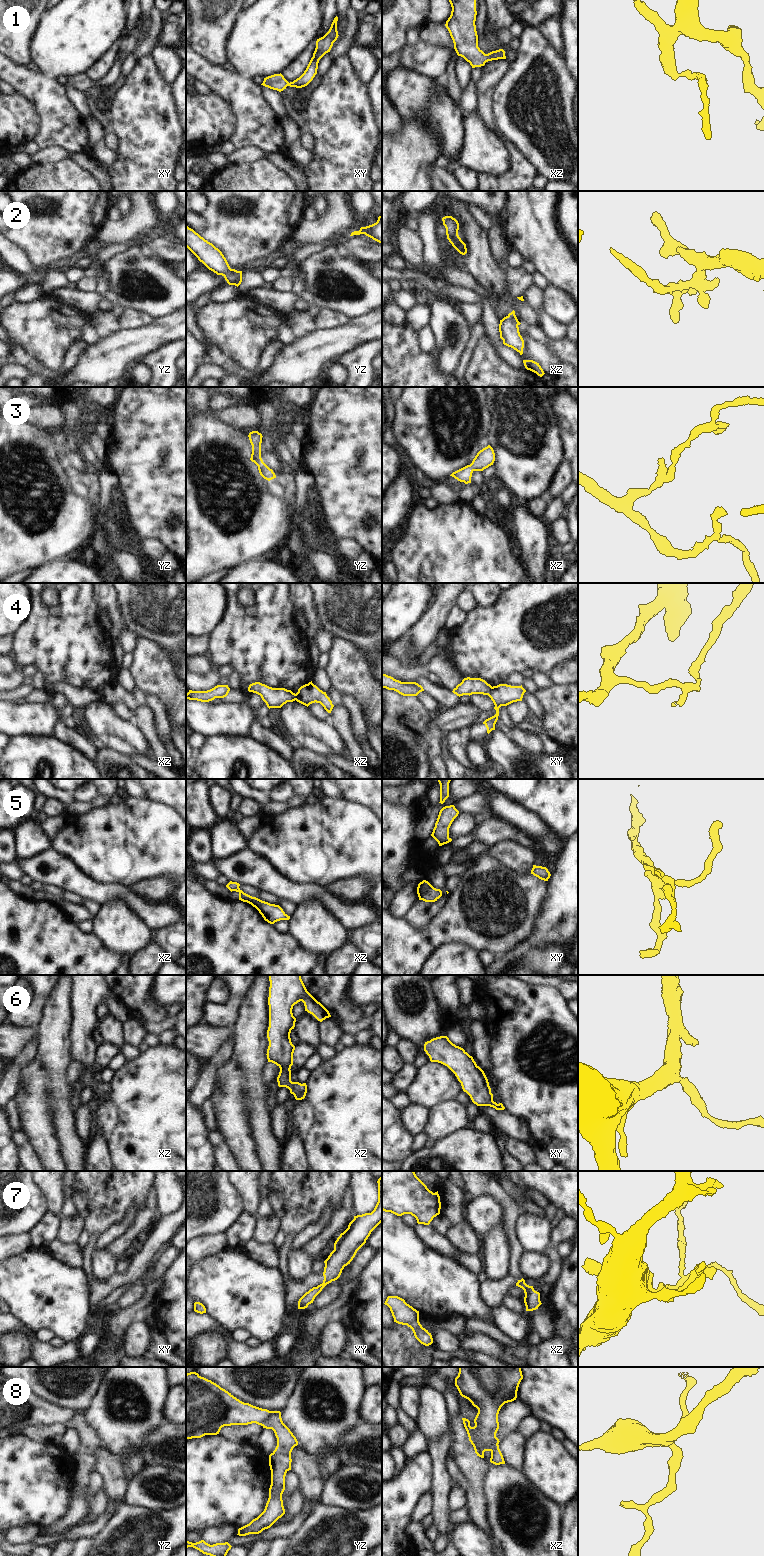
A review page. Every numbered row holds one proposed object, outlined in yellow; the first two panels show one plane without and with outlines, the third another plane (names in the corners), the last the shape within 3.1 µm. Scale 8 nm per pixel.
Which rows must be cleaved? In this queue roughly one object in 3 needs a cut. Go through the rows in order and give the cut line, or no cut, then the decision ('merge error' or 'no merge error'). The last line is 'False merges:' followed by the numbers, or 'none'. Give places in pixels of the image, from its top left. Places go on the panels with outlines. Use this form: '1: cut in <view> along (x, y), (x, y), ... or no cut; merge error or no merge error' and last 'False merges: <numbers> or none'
1: no cut; no merge error
2: no cut; no merge error
3: no cut; no merge error
4: cut in xy along (492, 687), (488, 695); merge error
5: no cut; no merge error
6: no cut; no merge error
7: cut in xy along (323, 1282), (327, 1283); merge error
8: cut in yz along (271, 1411), (270, 1417), (262, 1425); merge error
False merges: 4, 7, 8

